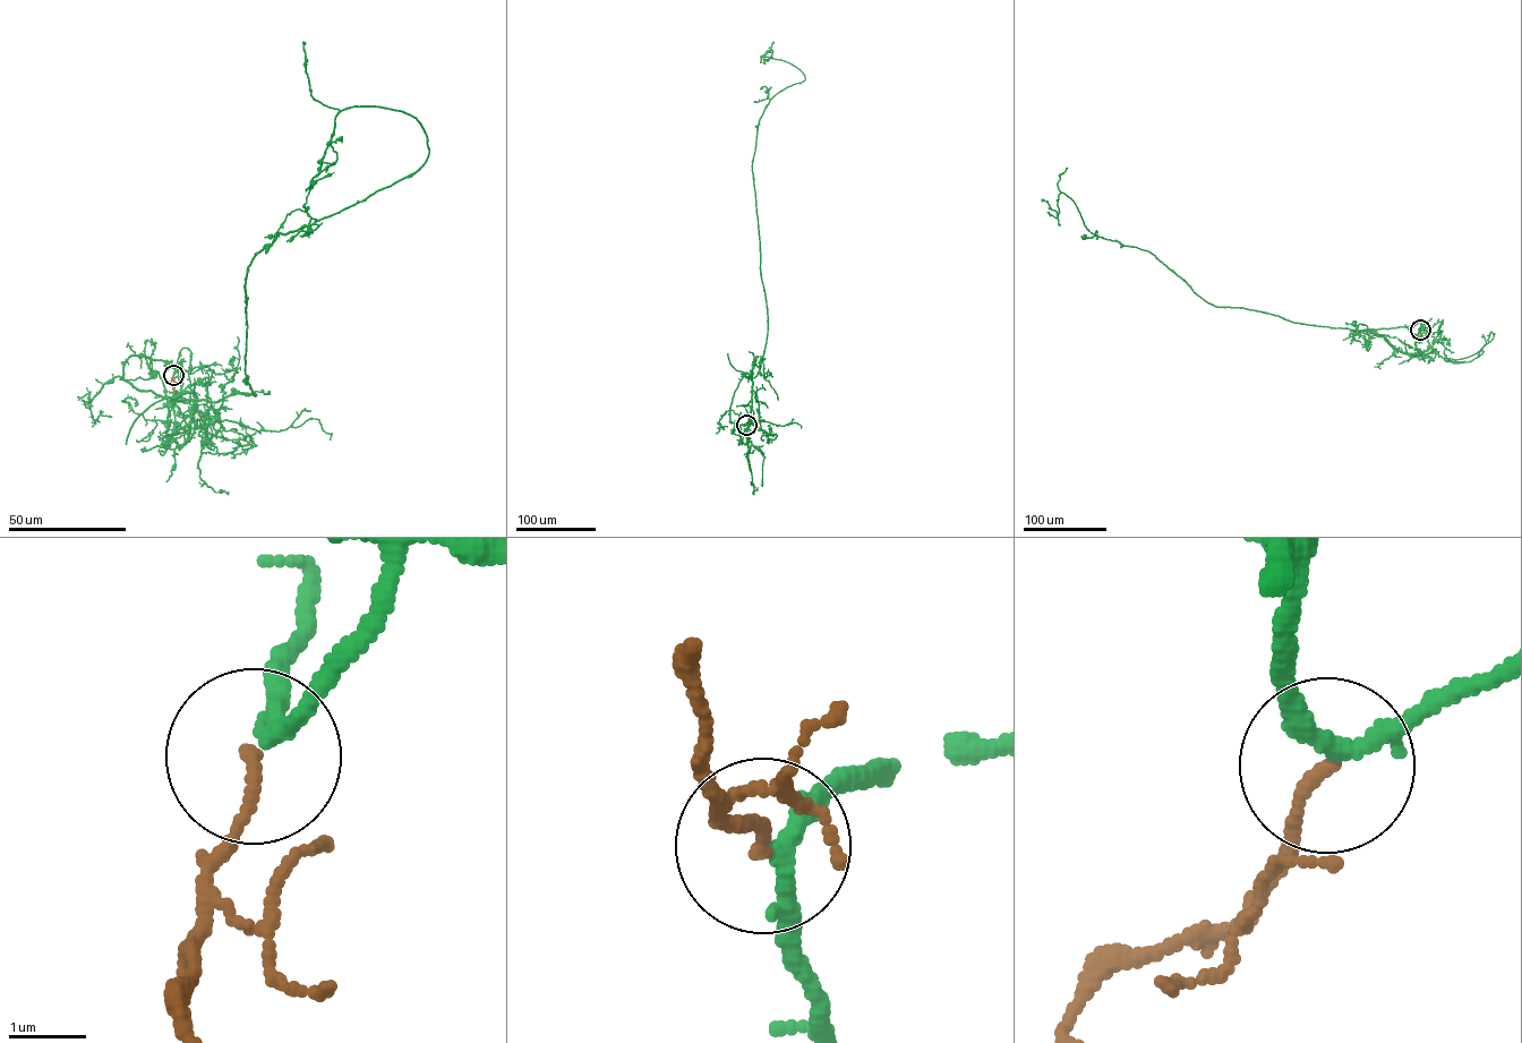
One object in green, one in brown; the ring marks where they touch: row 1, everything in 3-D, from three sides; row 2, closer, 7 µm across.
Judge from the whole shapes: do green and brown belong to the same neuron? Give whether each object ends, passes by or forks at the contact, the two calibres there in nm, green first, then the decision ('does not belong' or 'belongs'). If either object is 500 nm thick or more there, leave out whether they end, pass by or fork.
green passes by; brown ends; calibres 220 and 170 nm; belongs

